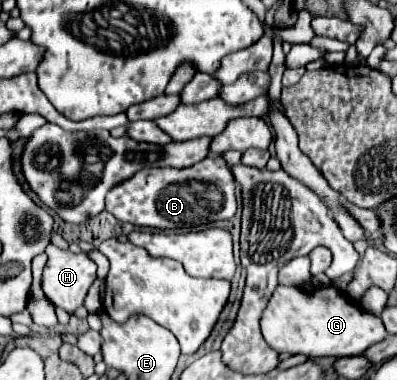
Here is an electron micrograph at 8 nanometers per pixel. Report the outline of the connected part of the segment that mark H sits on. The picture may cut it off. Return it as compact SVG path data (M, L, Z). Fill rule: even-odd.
M52 243L45 253L48 264L42 276L42 290L54 306L74 314L74 310L84 304L88 288L96 280L96 264L84 252L74 254L70 250L60 250Z

